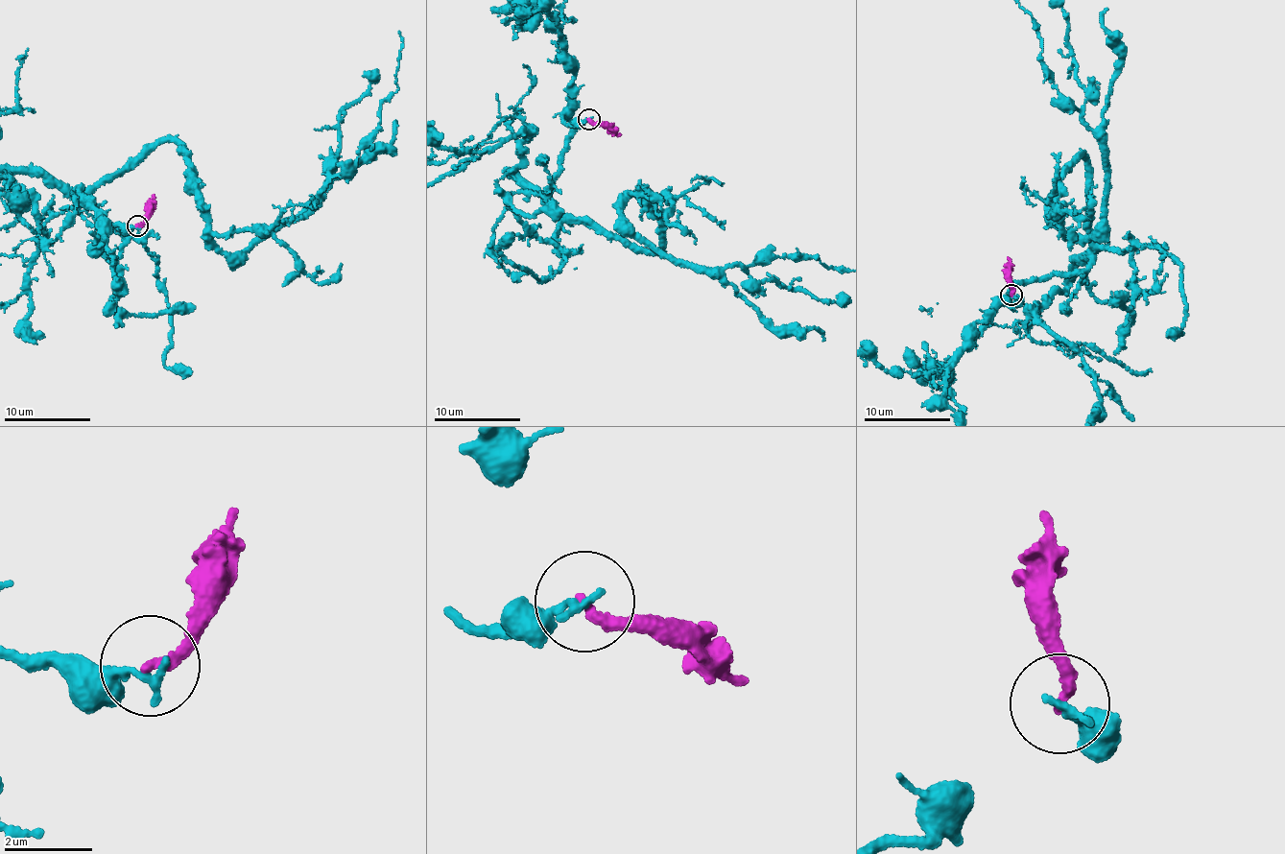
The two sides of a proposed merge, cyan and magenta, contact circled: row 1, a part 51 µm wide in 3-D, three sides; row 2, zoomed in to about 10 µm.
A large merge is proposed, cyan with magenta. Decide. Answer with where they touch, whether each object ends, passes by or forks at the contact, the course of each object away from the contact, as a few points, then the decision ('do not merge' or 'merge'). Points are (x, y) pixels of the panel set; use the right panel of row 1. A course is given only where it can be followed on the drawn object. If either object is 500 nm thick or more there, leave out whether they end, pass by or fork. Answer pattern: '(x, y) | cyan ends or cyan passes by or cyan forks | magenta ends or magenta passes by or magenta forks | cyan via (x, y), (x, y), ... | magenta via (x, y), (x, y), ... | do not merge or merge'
(1011, 295) | cyan ends | magenta ends | magenta via (1011, 295), (1008, 257) | do not merge

